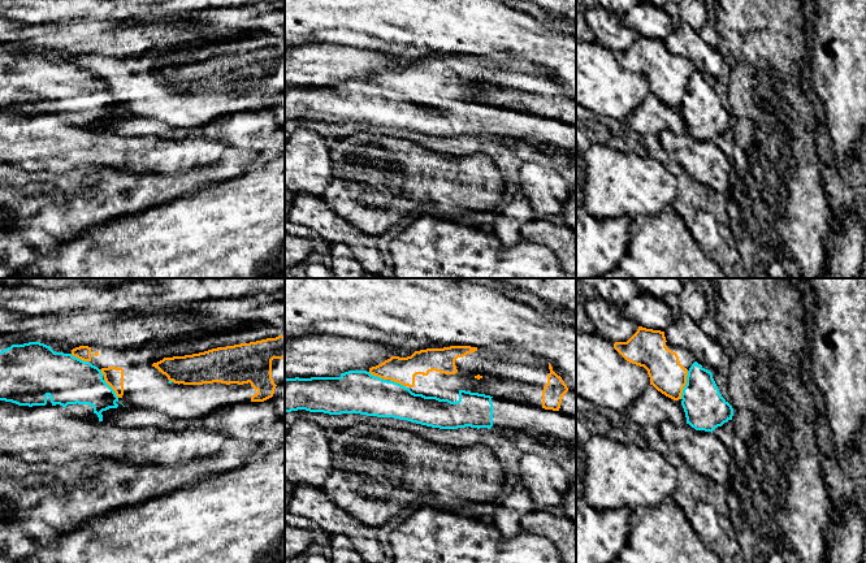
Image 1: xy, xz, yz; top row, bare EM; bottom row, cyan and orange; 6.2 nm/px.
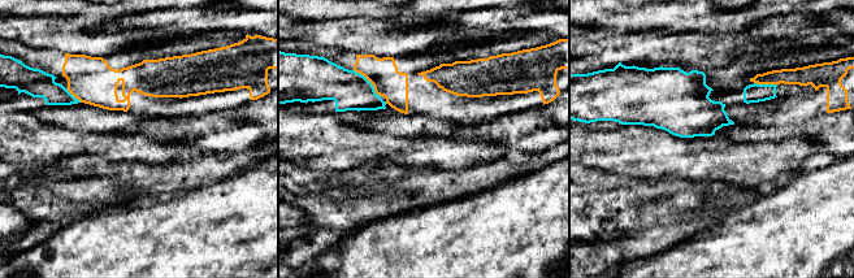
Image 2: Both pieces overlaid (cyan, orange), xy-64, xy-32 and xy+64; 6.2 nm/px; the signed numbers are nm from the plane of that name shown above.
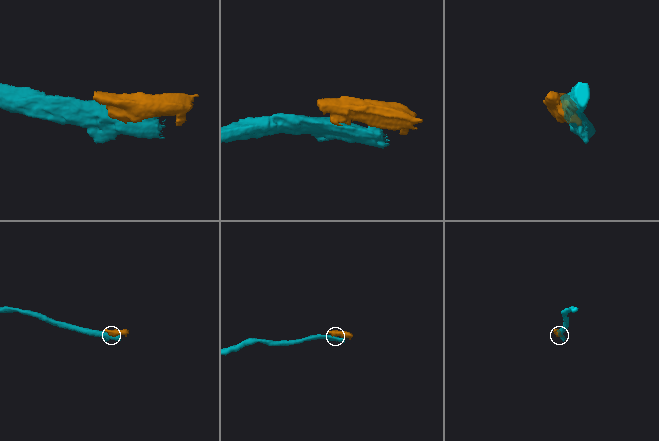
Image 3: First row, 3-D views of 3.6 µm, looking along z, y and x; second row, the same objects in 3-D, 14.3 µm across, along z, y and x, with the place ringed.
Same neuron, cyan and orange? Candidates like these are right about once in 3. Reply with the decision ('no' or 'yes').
no

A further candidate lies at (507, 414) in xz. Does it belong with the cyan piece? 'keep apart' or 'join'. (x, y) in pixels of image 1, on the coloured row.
join

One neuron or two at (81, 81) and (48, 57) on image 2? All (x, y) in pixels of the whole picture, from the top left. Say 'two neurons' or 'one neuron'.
one neuron

